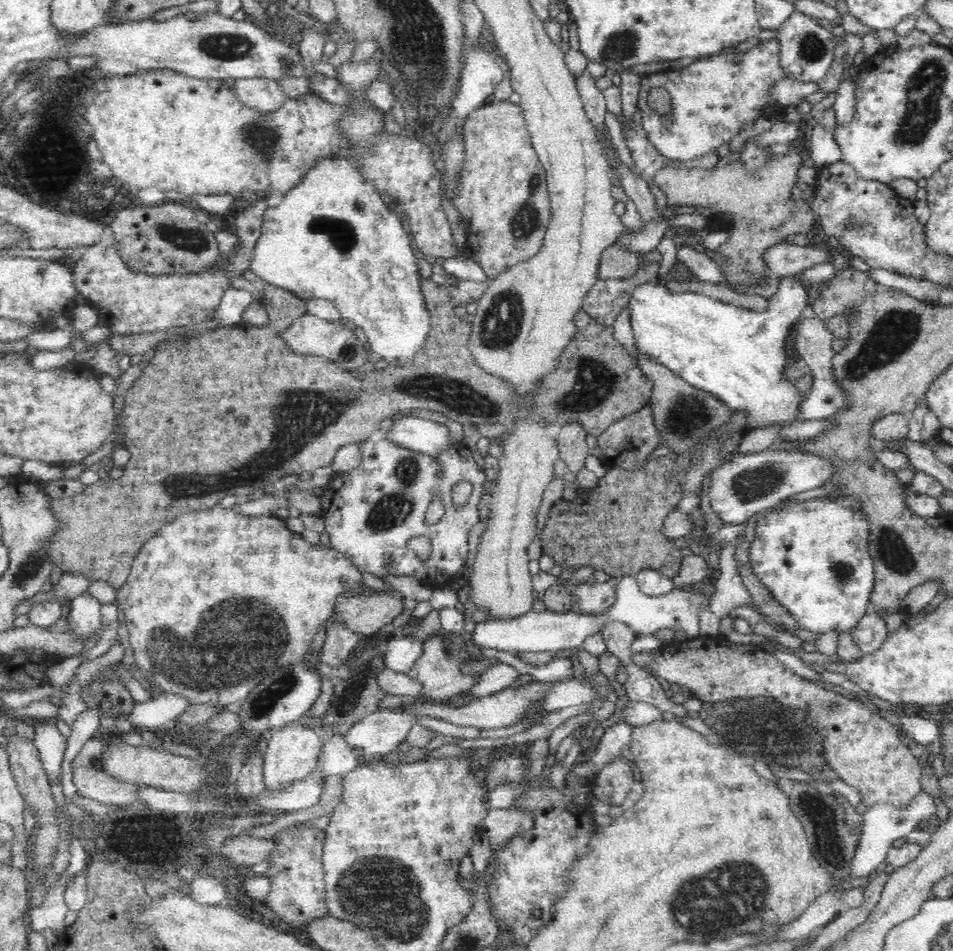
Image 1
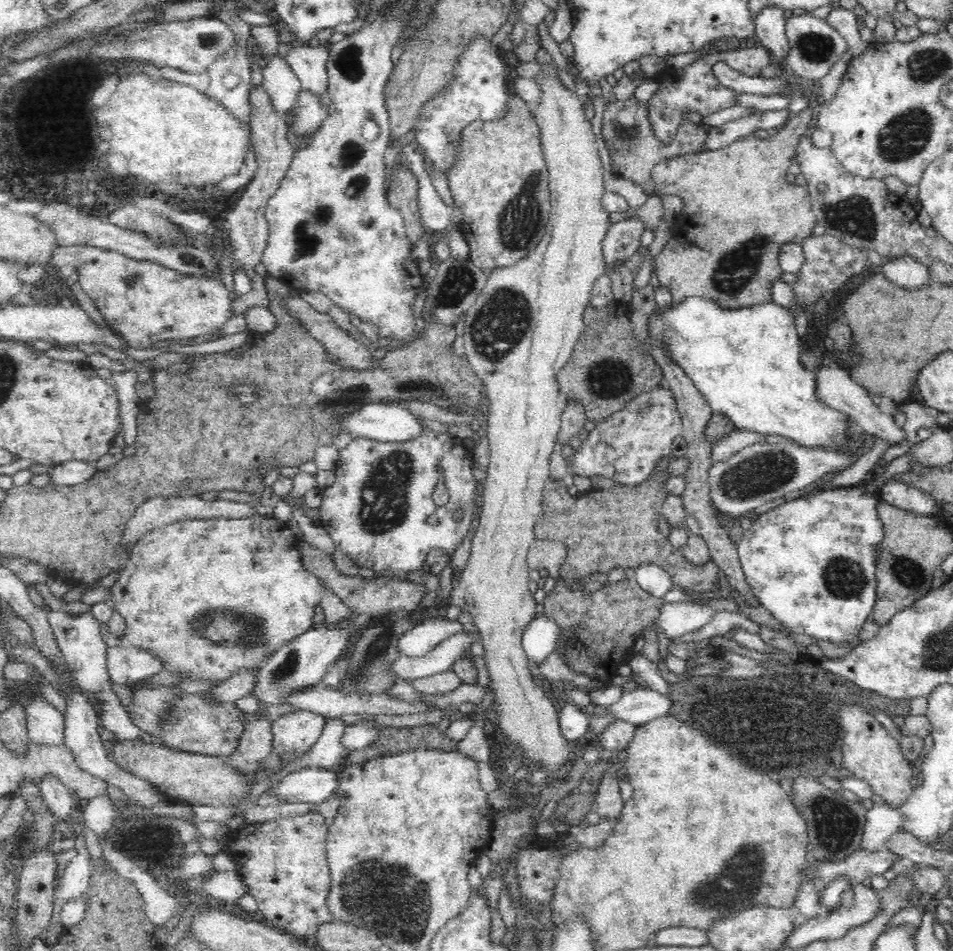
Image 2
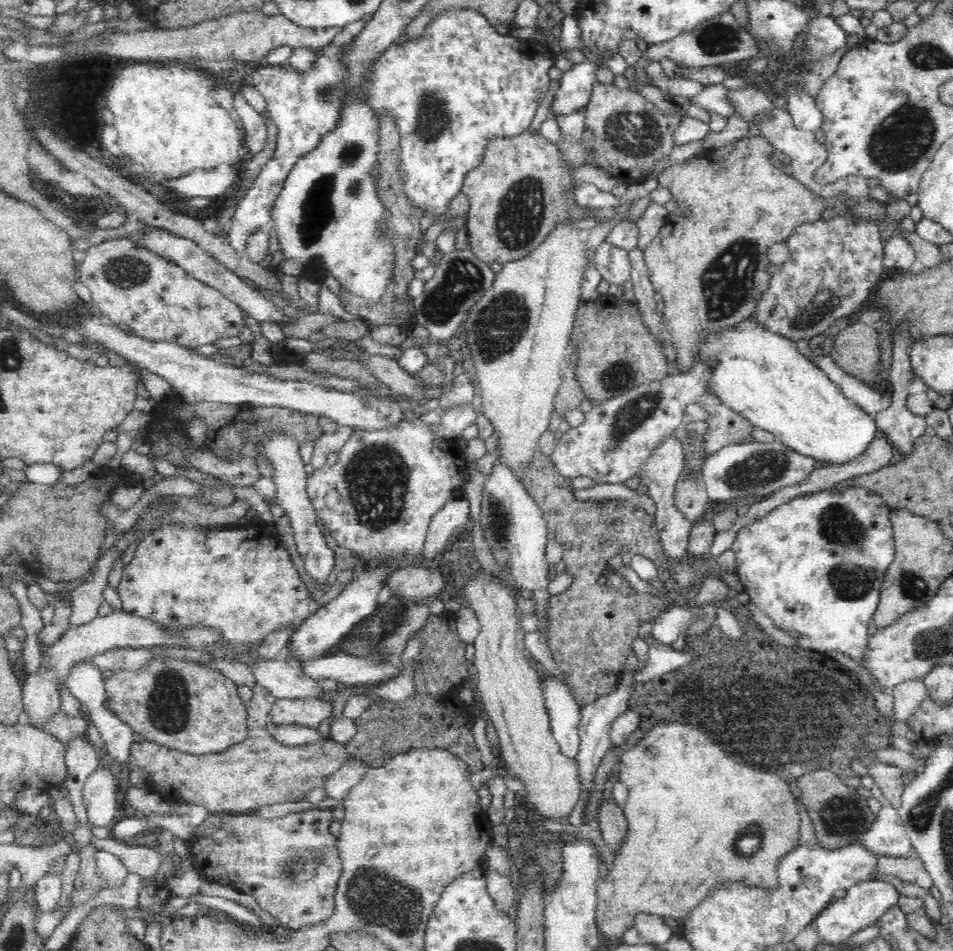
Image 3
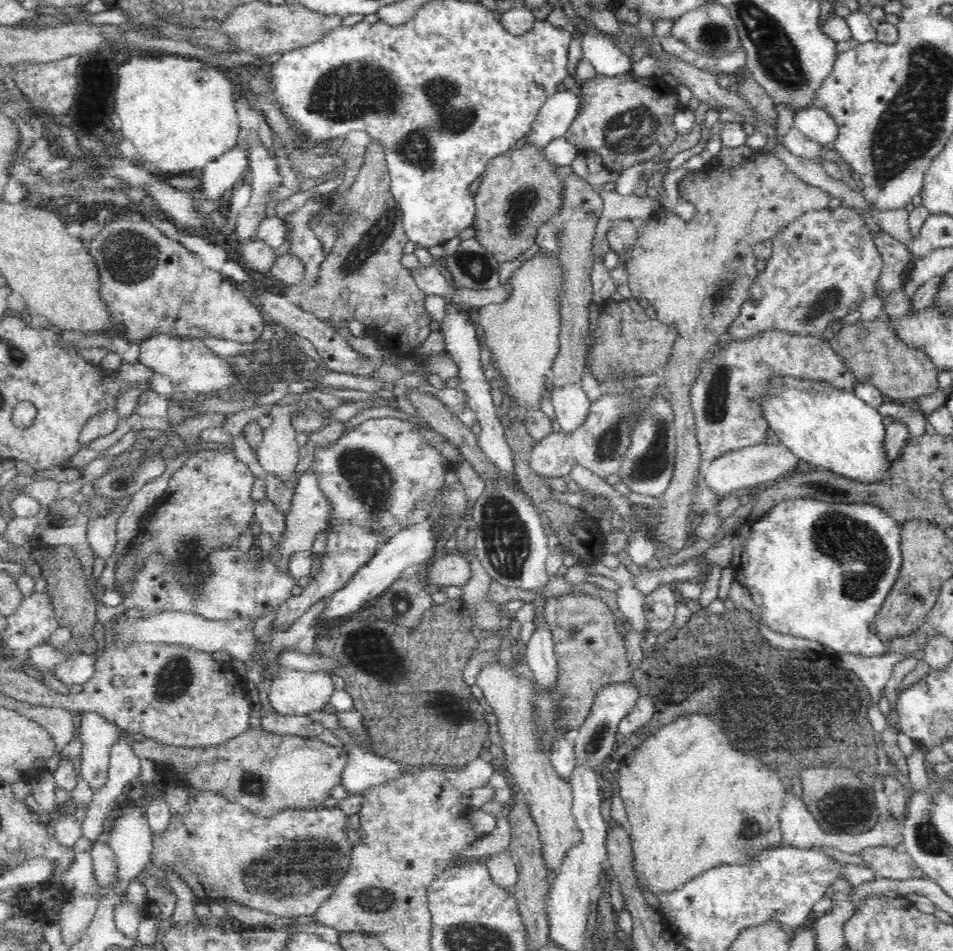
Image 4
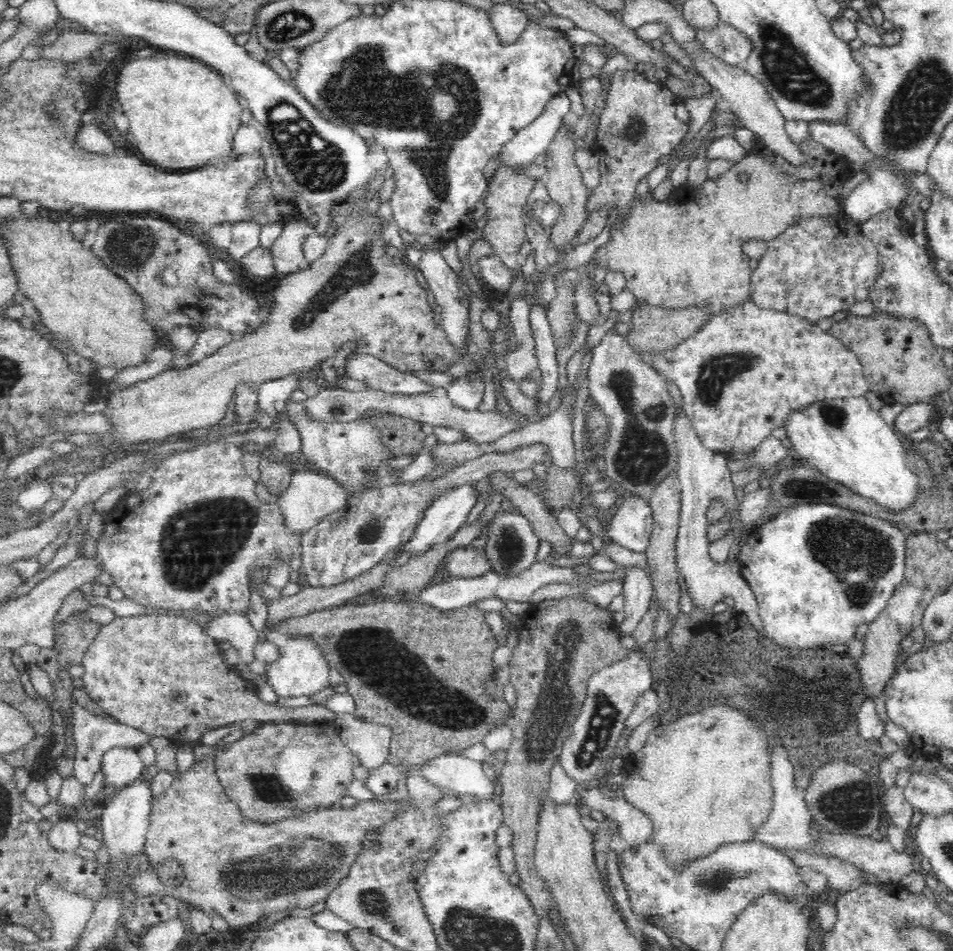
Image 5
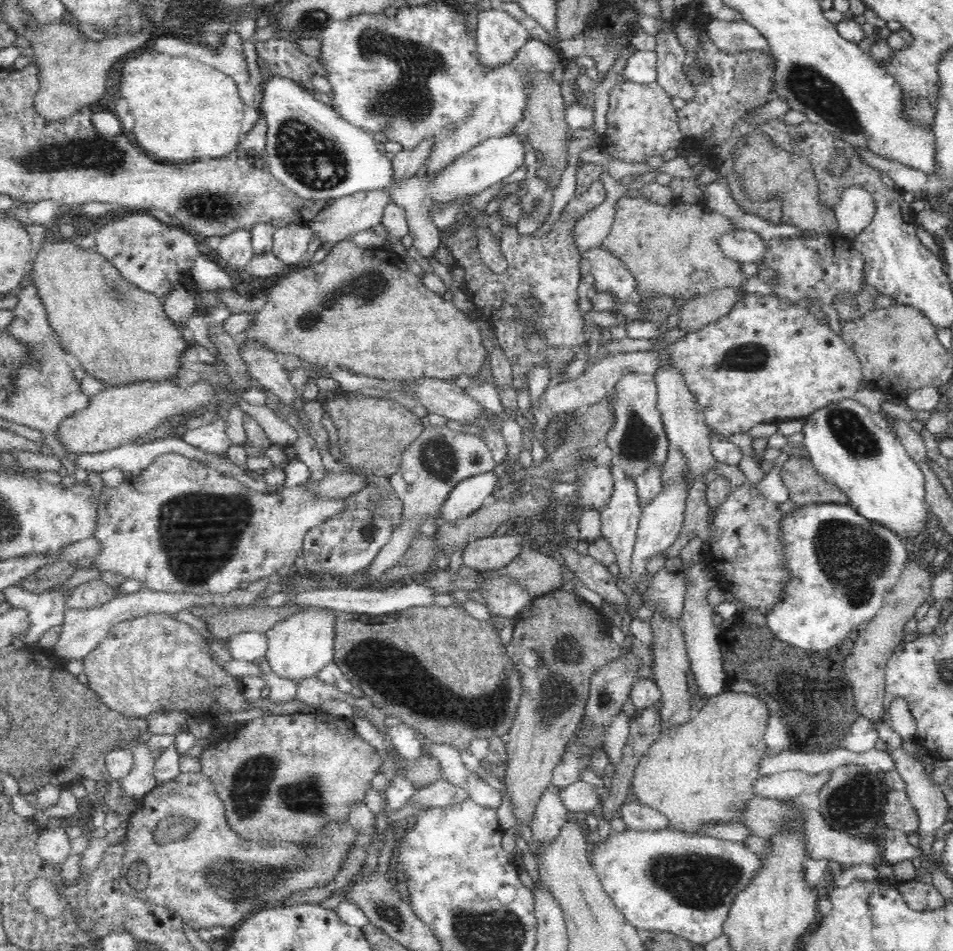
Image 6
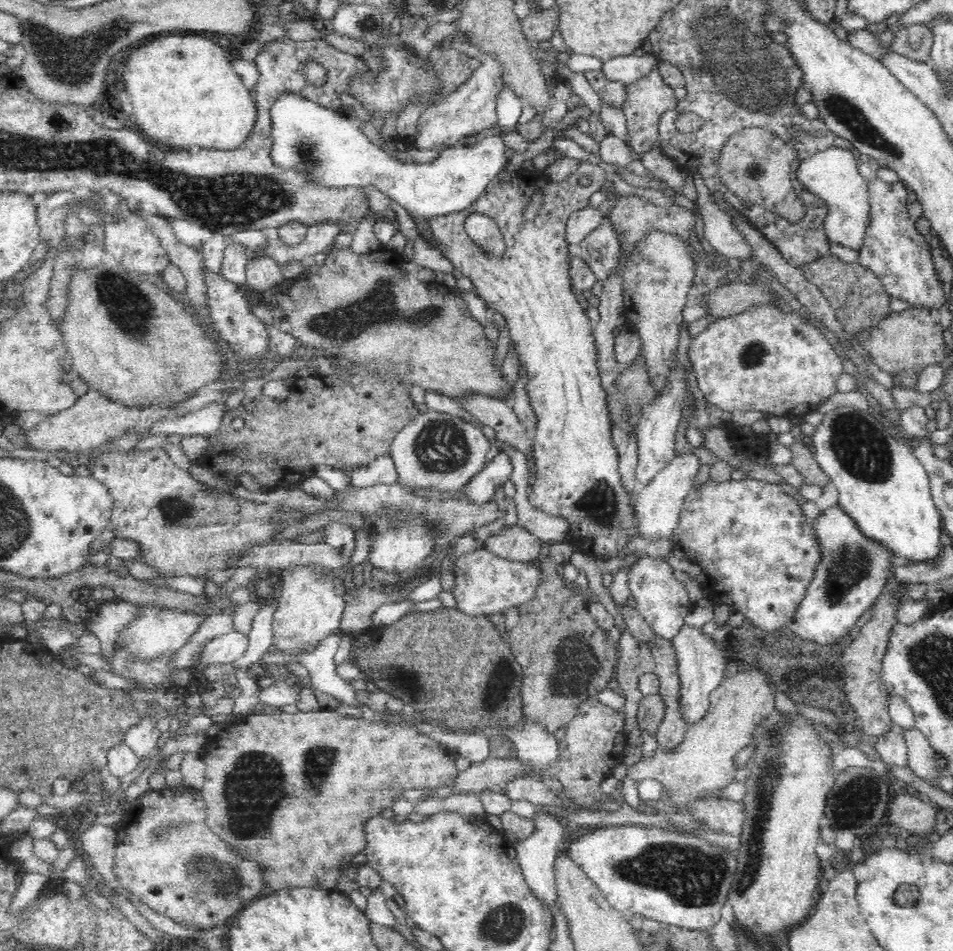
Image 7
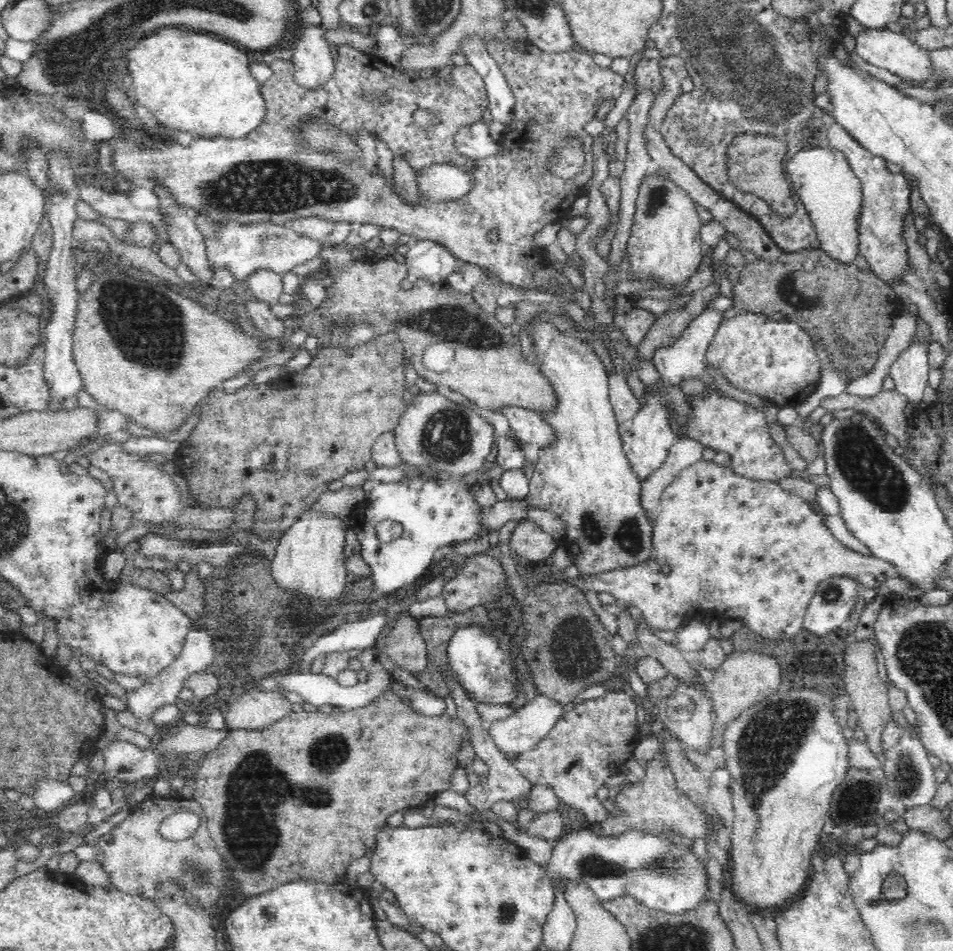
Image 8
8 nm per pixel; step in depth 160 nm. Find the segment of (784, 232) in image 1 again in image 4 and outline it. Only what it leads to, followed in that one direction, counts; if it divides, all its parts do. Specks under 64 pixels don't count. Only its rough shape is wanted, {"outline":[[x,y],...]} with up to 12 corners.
{"outline":[[762,151],[718,156],[638,229],[631,294],[676,327],[677,447],[653,534],[678,552],[705,460],[691,388],[760,272],[831,197]]}

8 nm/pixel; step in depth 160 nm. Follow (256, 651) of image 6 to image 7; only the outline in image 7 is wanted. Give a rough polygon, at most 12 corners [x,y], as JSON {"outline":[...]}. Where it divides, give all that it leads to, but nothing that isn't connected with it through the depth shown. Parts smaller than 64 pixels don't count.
{"outline":[[236,630],[210,640],[197,668],[244,658],[250,636]]}

